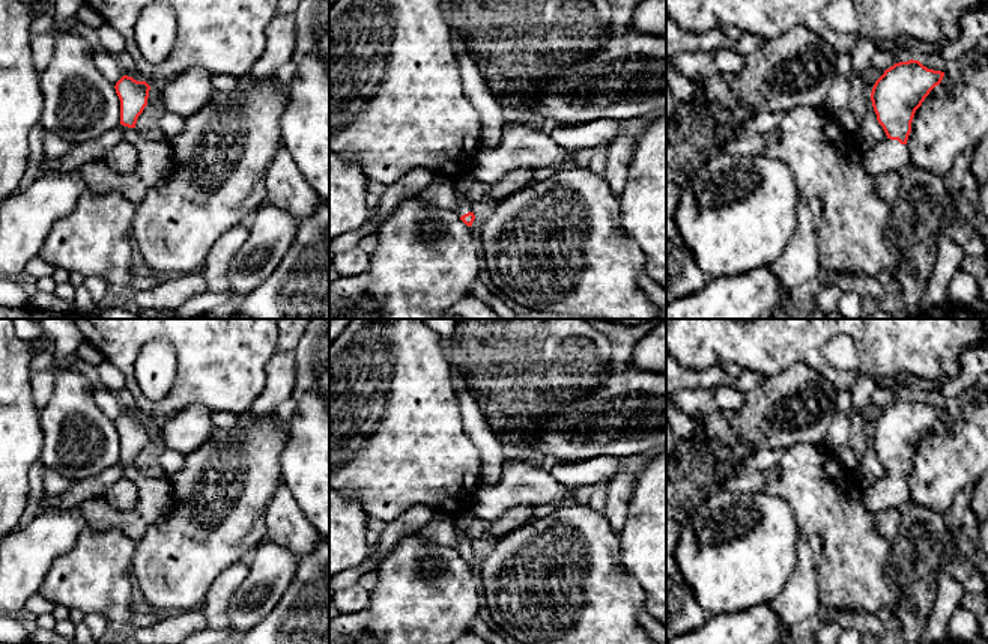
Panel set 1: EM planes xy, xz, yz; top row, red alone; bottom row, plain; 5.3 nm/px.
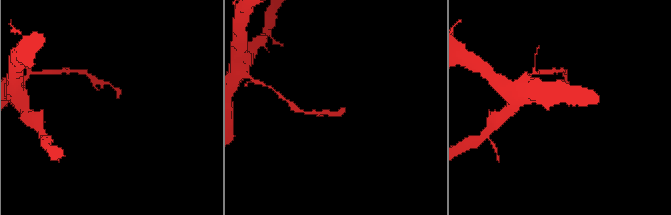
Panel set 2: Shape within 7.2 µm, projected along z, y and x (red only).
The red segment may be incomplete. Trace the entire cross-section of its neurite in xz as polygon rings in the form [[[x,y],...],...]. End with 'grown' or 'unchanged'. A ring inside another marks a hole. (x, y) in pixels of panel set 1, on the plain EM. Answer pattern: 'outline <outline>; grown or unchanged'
outline [[[459,519],[457,522],[457,536],[459,536],[459,542],[456,545],[456,551],[460,554],[460,557],[466,561],[466,563],[472,563],[475,552],[474,552],[474,540],[471,540],[465,531],[463,531],[463,525],[462,525],[462,519]]]; grown

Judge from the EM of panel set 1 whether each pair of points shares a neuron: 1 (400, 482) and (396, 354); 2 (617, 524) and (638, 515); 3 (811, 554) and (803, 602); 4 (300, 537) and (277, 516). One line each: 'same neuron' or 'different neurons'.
1: same neuron
2: different neurons
3: same neuron
4: same neuron

